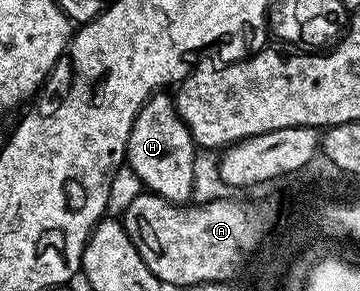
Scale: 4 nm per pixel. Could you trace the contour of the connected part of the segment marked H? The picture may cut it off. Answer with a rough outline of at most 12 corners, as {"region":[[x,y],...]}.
{"region":[[157,92],[130,128],[127,169],[177,204],[198,147],[173,95]]}

